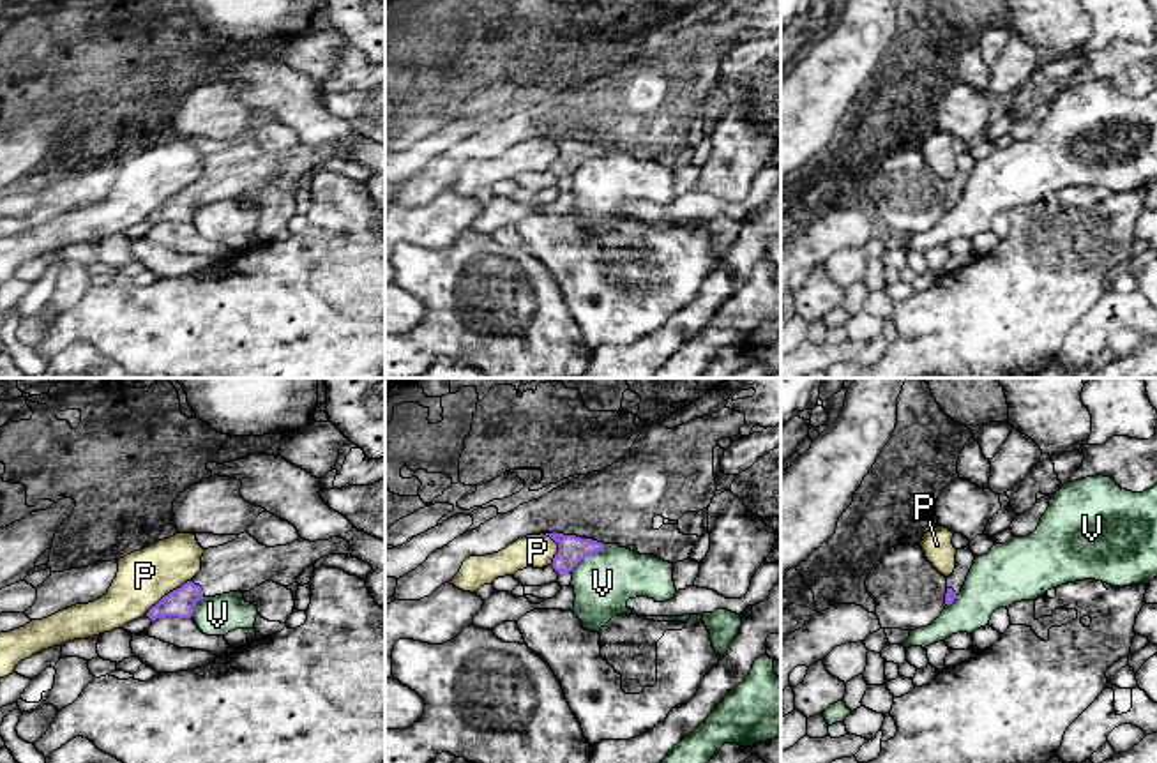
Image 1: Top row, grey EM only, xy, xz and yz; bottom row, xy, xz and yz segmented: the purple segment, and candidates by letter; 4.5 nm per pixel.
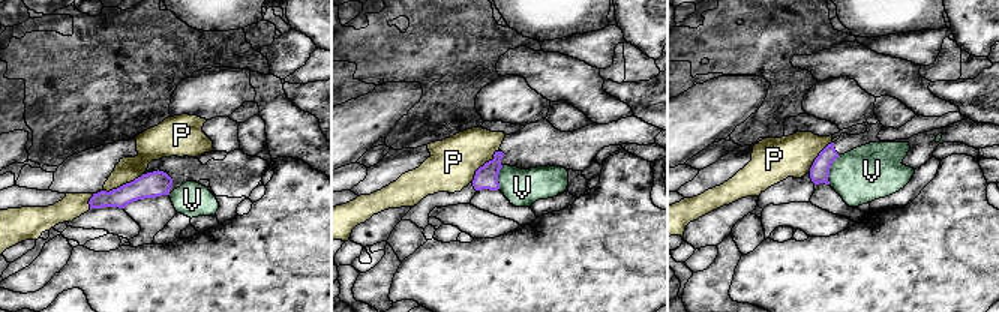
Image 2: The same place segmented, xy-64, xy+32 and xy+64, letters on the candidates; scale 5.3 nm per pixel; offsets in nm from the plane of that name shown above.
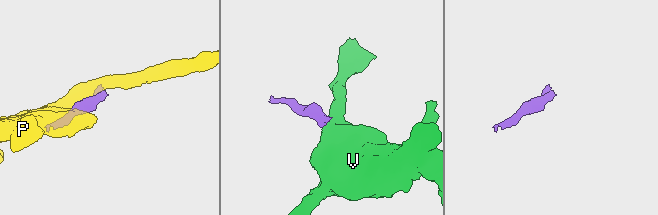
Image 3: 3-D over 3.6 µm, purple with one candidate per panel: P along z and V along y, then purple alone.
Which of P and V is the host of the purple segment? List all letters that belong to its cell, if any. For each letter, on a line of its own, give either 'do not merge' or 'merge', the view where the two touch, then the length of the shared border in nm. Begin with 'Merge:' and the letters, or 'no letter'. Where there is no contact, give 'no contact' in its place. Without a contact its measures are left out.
Merge: no letter
P: do not merge; contact in xy; length 260 nm
V: do not merge; contact in xz; length 200 nm

